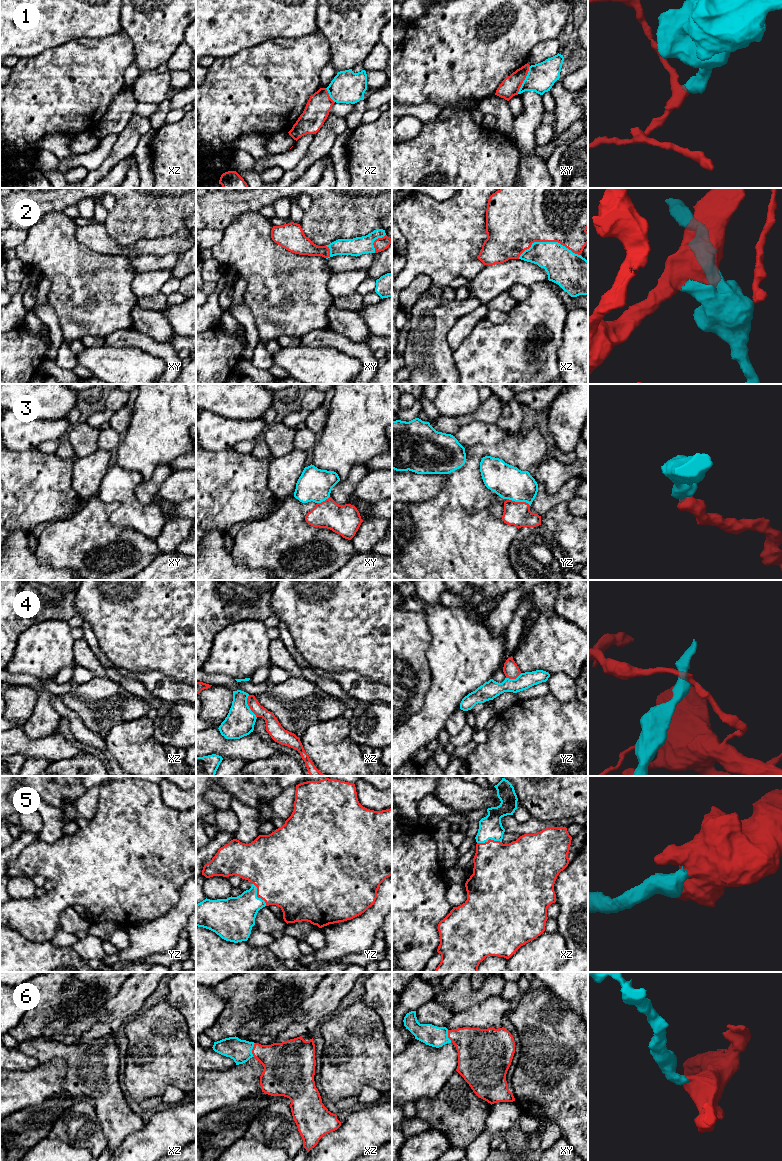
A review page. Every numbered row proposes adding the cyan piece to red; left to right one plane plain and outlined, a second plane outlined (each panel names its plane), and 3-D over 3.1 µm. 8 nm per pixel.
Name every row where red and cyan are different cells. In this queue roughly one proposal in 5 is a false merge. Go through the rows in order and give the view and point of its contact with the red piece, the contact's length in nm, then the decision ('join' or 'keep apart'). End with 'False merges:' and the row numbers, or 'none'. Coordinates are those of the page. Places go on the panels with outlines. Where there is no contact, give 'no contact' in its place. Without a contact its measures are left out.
1: contact xy (524, 79); length 240 nm; keep apart
2: contact xz (548, 241); length 500 nm; join
3: contact yz (519, 502); length 200 nm; join
4: contact xz (248, 705); length 200 nm; keep apart
5: contact yz (257, 895); length 220 nm; join
6: contact xz (252, 1050); length 110 nm; join
False merges: 1, 4

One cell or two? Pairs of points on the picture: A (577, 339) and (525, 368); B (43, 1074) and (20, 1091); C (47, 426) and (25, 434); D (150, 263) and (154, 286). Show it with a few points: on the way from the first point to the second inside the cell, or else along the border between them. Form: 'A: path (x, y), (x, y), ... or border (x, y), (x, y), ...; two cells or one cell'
A: border (564, 326), (563, 342), (558, 349); two cells
B: path (37, 1080), (26, 1089); one cell
C: path (42, 430), (30, 432); one cell
D: border (170, 269), (152, 269), (136, 274); two cells

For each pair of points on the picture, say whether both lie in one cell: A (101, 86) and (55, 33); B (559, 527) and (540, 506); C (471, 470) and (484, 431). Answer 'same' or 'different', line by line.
A: different
B: different
C: different

